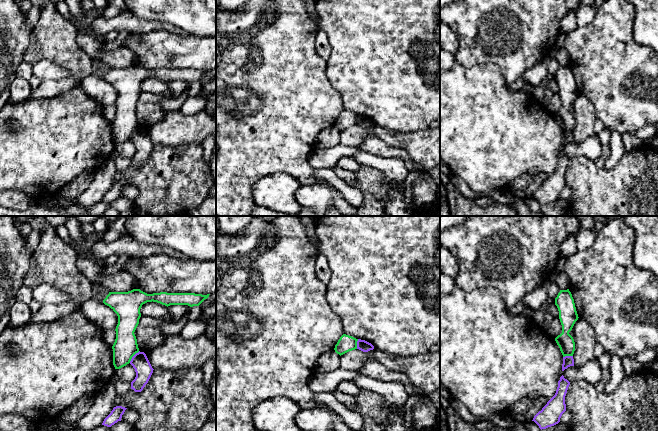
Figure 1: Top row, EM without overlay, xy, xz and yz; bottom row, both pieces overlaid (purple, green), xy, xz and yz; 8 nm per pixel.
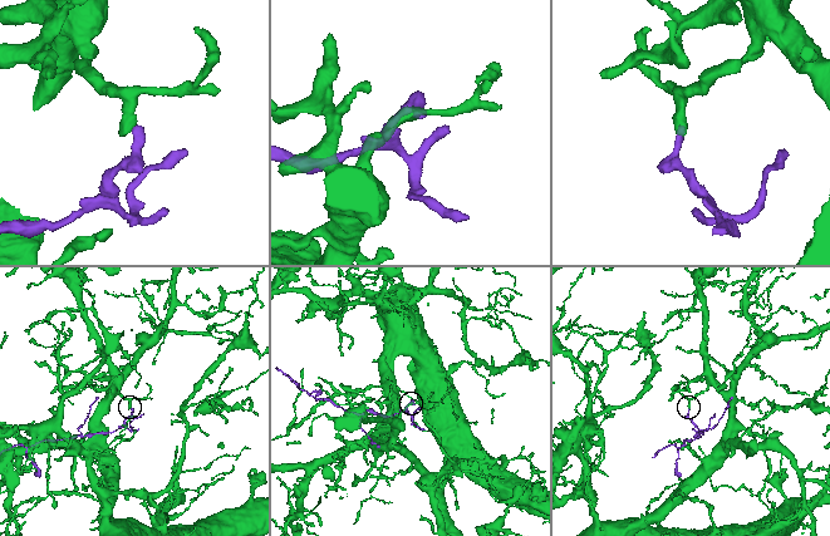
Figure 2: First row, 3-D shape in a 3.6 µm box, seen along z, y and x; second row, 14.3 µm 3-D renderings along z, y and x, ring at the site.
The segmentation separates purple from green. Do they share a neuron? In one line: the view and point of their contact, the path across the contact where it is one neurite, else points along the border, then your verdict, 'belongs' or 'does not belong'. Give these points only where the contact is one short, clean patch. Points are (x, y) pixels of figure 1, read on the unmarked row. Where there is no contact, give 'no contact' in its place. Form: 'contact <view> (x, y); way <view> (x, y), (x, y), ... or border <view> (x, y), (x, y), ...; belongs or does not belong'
contact xy (133, 132); border xy (139, 127), (129, 138); does not belong

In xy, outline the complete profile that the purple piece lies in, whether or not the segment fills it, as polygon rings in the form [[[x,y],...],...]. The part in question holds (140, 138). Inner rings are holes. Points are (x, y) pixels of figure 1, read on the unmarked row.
[[[140,127],[132,133],[130,140],[136,148],[136,153],[131,158],[131,165],[135,168],[141,168],[148,159],[154,145],[152,144],[146,130]]]

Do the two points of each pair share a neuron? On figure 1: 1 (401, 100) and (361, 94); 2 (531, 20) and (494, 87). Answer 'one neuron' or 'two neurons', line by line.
1: one neuron
2: two neurons

